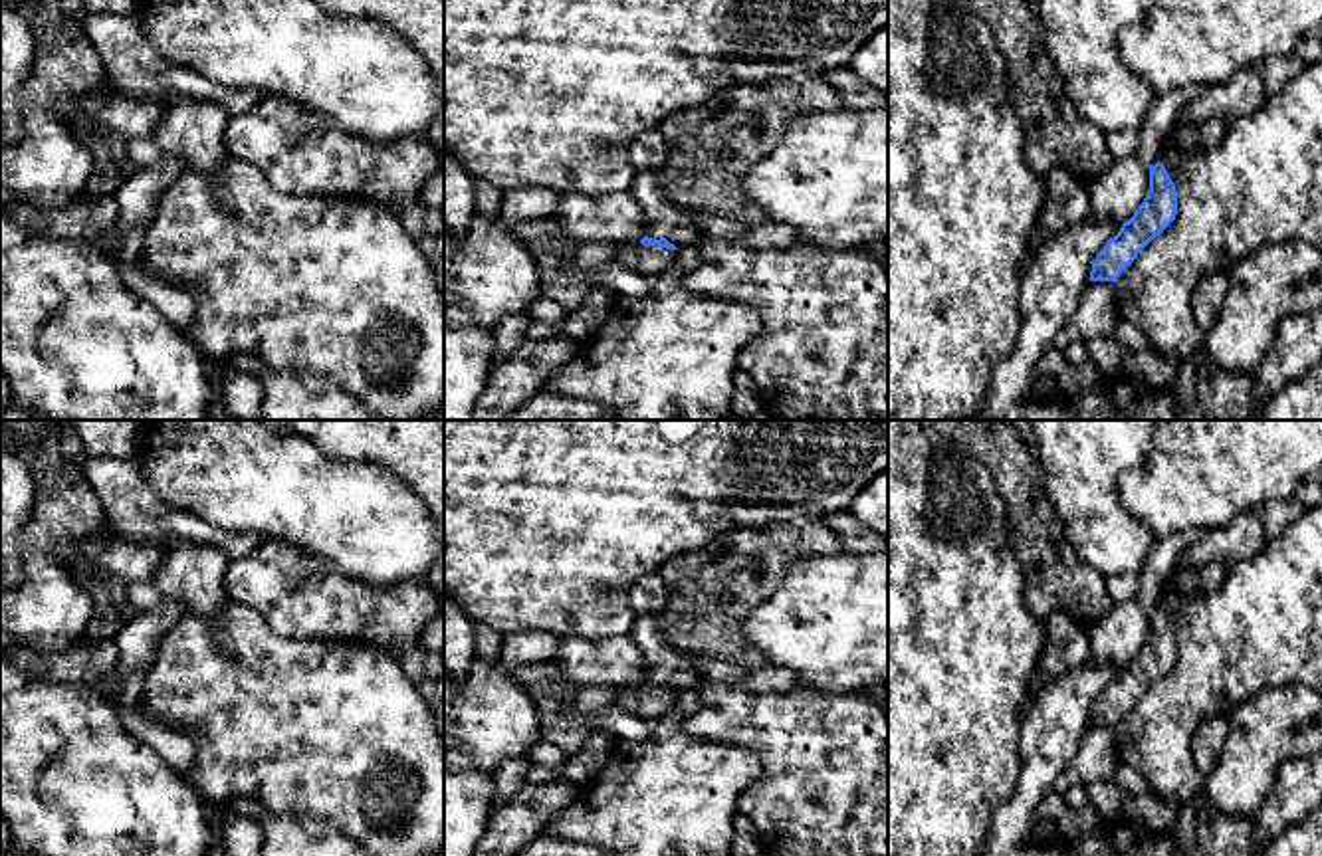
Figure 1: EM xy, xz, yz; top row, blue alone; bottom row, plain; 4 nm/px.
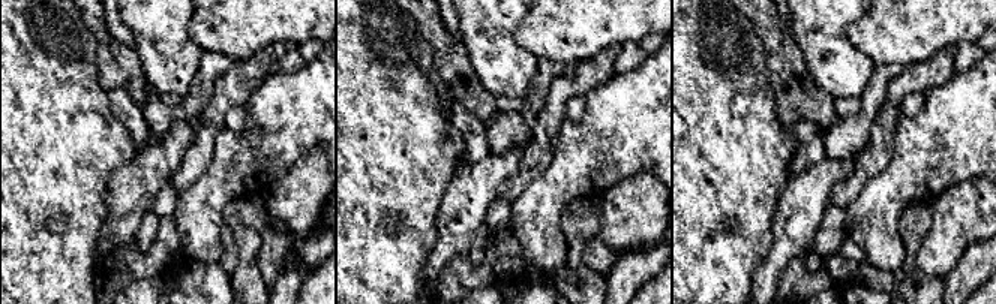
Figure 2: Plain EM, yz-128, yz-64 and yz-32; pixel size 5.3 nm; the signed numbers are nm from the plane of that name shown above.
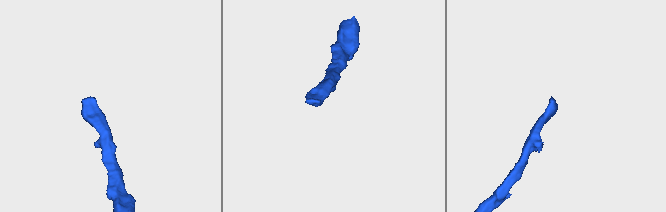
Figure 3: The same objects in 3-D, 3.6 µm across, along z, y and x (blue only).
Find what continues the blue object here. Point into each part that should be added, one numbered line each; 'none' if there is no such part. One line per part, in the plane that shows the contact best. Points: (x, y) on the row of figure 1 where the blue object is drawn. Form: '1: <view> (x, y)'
1: xz (647, 260)

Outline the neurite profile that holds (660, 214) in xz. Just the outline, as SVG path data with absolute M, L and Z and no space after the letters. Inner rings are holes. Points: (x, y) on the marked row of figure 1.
M638 170L628 192L642 208L644 236L654 240L666 238L676 248L700 236L682 208L662 190L652 170Z

